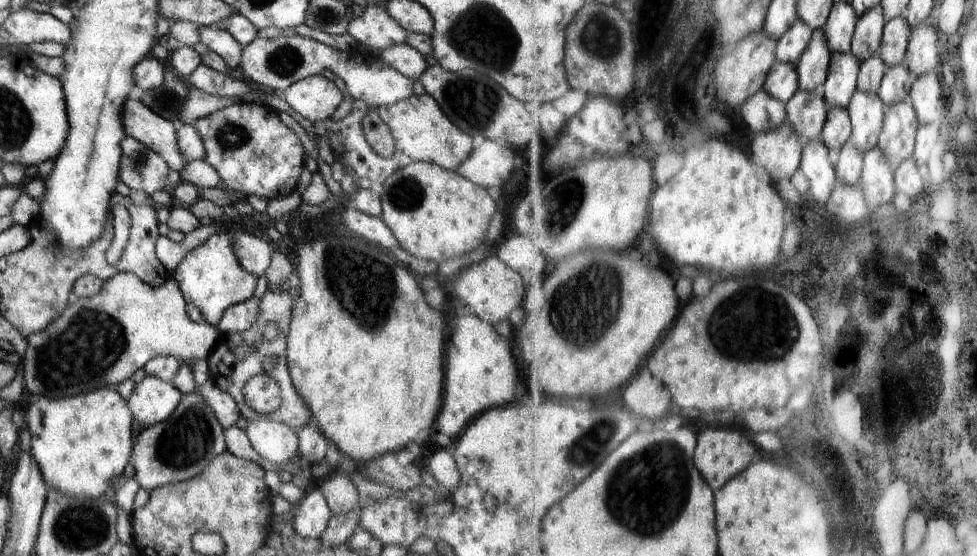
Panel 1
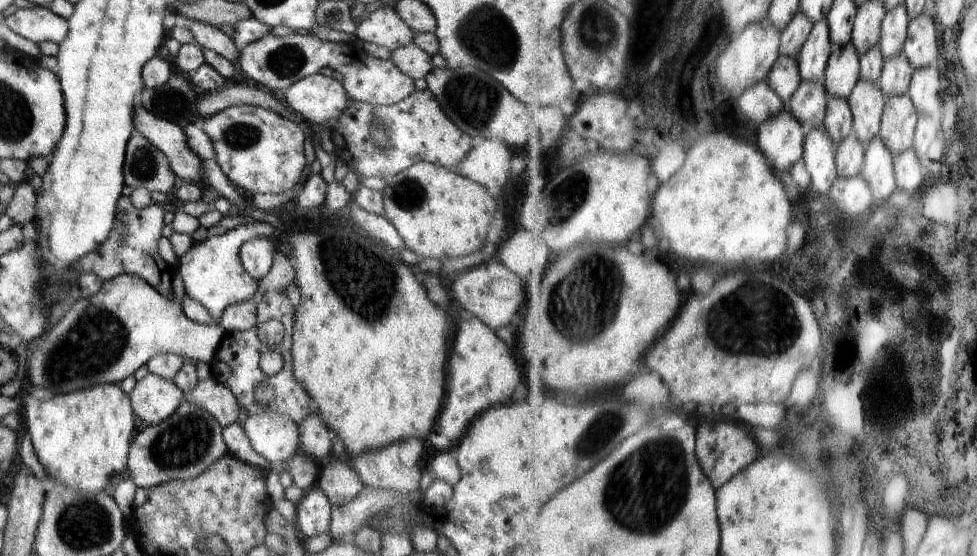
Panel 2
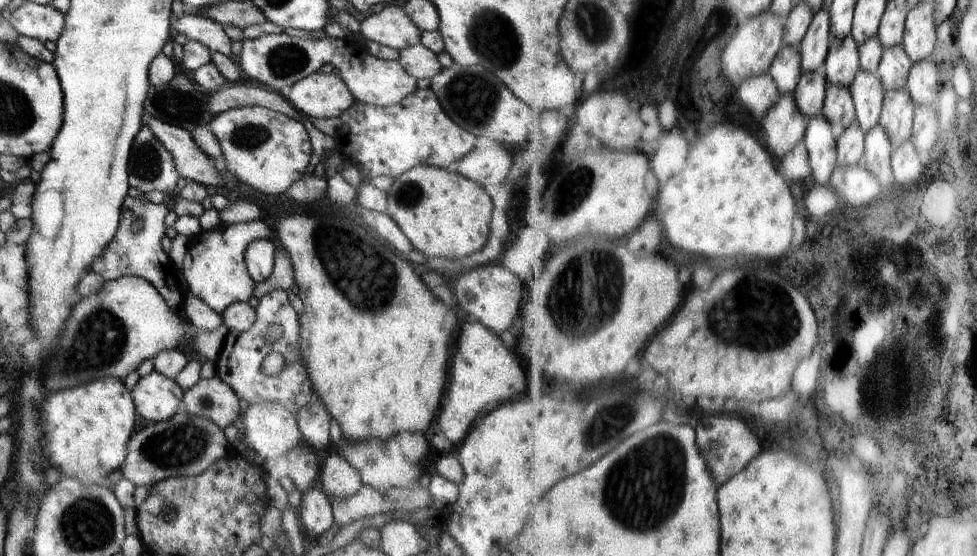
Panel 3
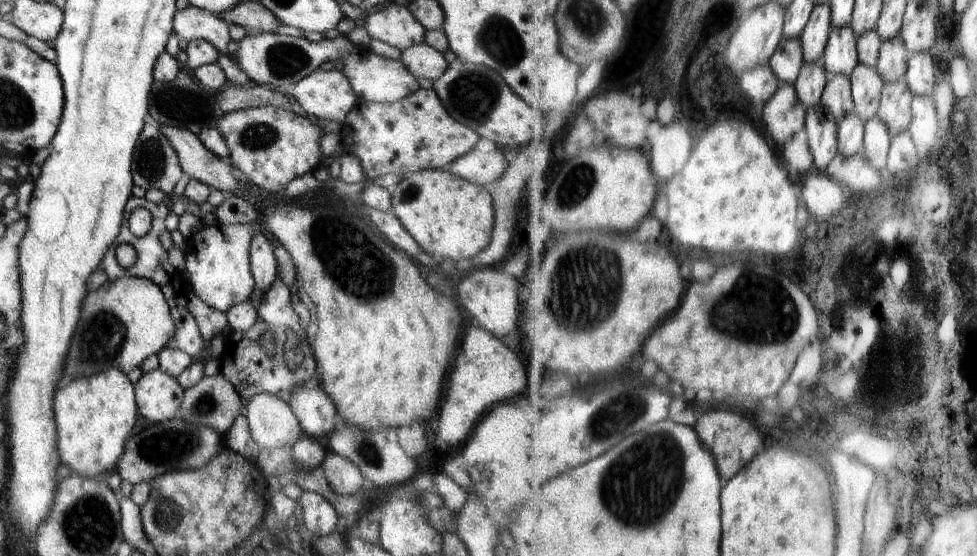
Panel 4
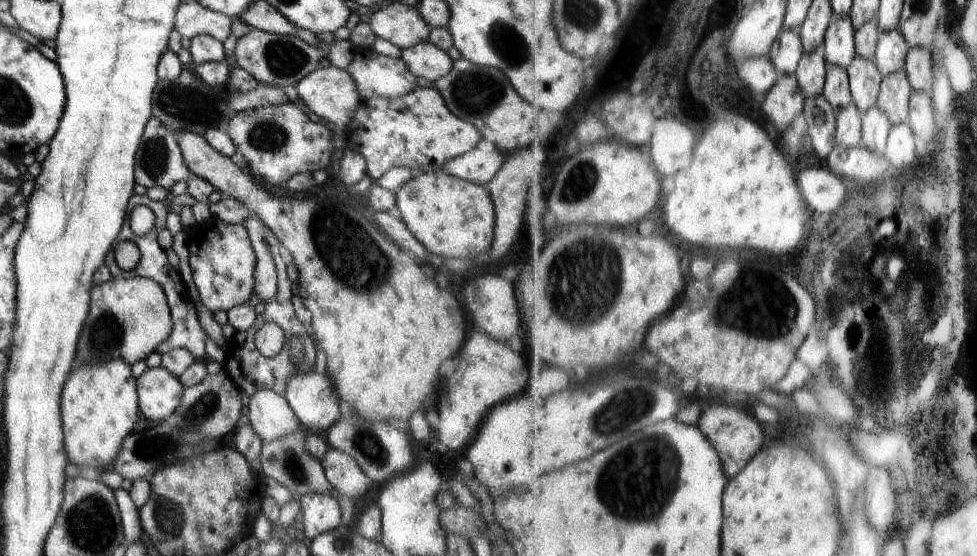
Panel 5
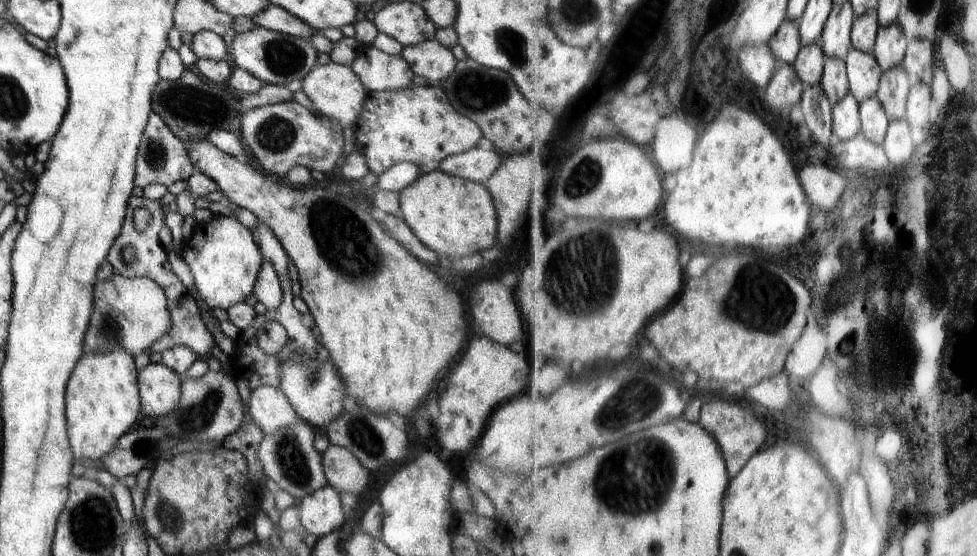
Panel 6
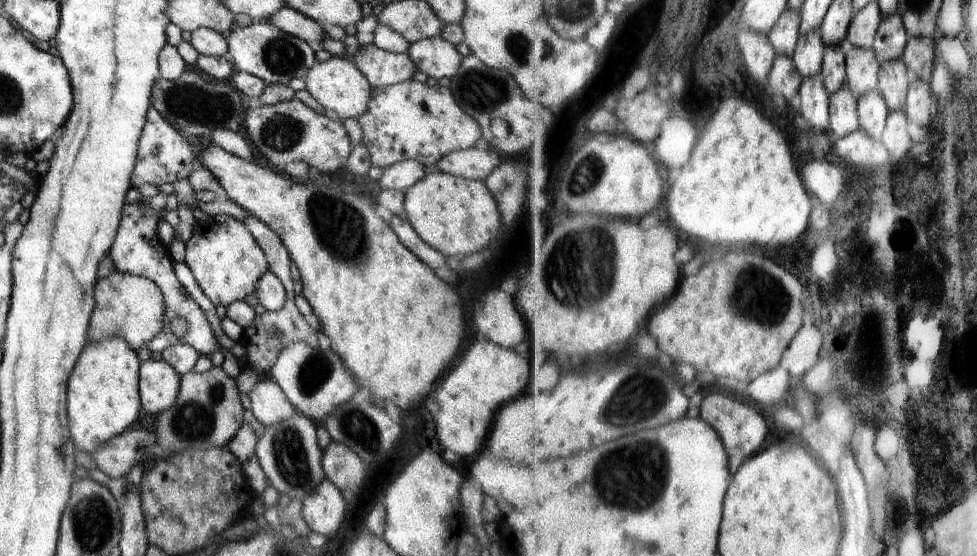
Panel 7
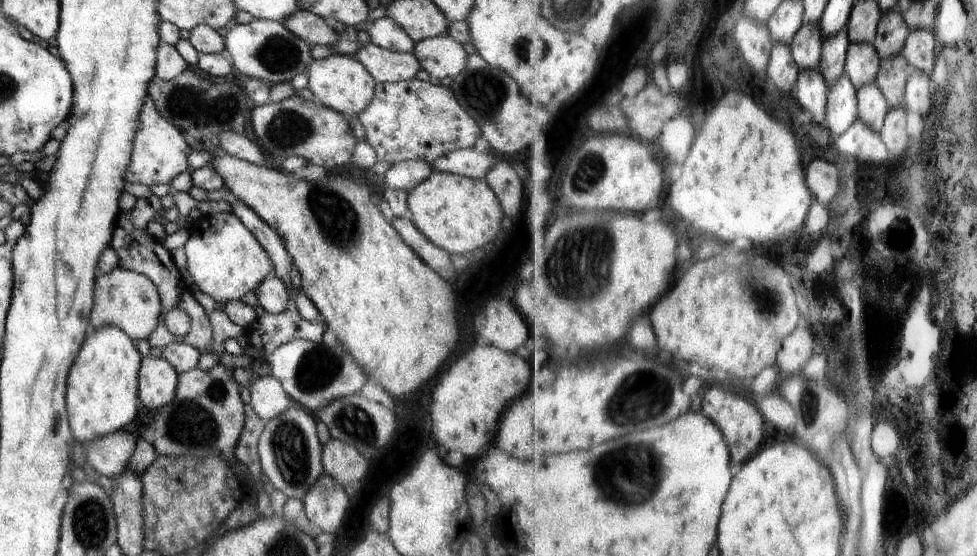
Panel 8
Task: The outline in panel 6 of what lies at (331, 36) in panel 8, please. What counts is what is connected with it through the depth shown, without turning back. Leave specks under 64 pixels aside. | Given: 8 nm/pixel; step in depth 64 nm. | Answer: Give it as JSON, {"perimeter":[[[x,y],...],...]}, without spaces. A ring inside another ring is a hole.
{"perimeter":[[[268,4],[266,10],[254,14],[251,20],[256,26],[260,26],[260,28],[302,38],[312,45],[310,38],[315,34],[314,30],[306,22],[302,22],[300,18],[292,16],[290,12],[286,12],[284,8]]]}

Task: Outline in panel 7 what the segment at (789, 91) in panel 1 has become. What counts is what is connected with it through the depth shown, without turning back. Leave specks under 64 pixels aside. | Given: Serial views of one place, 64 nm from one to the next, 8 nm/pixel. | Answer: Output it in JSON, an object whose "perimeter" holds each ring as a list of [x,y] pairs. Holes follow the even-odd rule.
{"perimeter":[[[788,9],[788,12],[774,26],[772,34],[769,34],[770,40],[780,56],[794,58],[800,36],[802,36],[802,14],[803,12],[800,10]]]}

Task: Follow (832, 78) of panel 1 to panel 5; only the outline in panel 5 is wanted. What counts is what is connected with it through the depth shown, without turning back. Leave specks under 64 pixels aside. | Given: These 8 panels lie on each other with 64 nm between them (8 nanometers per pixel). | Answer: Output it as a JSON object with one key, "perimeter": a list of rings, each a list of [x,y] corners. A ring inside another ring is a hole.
{"perimeter":[[[834,11],[834,18],[826,35],[826,46],[823,50],[827,62],[832,66],[849,70],[852,62],[858,58],[856,31],[852,16],[840,16]]]}

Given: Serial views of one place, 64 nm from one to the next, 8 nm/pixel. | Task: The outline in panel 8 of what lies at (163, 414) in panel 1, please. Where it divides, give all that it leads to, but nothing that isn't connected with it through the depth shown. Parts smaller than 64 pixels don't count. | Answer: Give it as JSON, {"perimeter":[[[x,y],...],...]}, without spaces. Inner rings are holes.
{"perimeter":[[[150,354],[142,357],[138,375],[139,401],[150,409],[168,406],[178,388],[178,375],[164,358],[155,358]]]}

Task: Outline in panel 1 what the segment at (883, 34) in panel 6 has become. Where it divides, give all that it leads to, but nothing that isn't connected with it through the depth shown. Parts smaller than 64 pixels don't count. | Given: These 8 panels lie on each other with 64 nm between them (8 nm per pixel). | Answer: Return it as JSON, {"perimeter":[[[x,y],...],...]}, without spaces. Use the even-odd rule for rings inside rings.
{"perimeter":[[[908,65],[889,67],[880,87],[880,98],[888,108],[910,101],[916,77]]]}

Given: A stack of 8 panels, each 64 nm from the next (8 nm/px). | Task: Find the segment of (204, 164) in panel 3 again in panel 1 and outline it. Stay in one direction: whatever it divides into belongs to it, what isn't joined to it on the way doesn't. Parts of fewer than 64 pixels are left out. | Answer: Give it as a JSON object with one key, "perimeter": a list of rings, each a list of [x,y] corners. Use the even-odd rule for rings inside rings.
{"perimeter":[[[128,100],[122,106],[122,126],[126,137],[134,138],[148,148],[152,148],[156,154],[164,158],[174,172],[182,172],[188,164],[188,160],[178,152],[178,136],[176,136],[176,125],[161,117],[156,112],[152,112],[140,100]]]}

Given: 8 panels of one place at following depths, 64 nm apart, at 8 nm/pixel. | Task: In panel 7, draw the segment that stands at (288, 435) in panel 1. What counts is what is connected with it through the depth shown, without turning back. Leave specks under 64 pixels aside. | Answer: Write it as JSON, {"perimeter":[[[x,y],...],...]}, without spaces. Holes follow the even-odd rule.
{"perimeter":[[[273,378],[258,381],[245,402],[250,412],[254,414],[254,418],[265,428],[270,428],[282,420],[288,420],[296,411]]]}

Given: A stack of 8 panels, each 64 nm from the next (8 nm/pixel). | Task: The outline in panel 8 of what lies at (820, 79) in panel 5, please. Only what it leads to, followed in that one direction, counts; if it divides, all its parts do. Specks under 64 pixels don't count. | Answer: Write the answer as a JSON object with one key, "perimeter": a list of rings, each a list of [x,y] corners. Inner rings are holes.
{"perimeter":[[[822,23],[802,25],[802,30],[791,46],[794,58],[802,70],[821,70],[826,37]]]}

